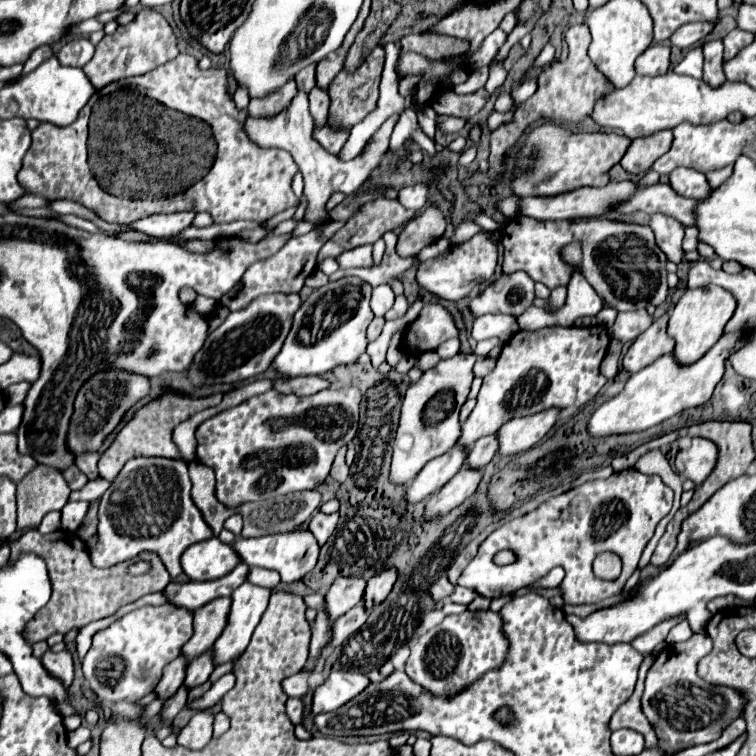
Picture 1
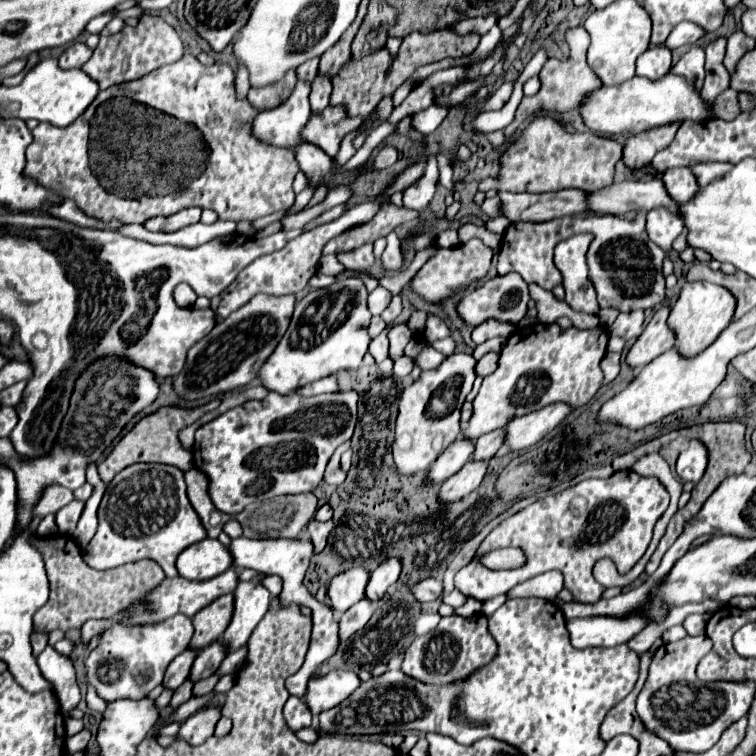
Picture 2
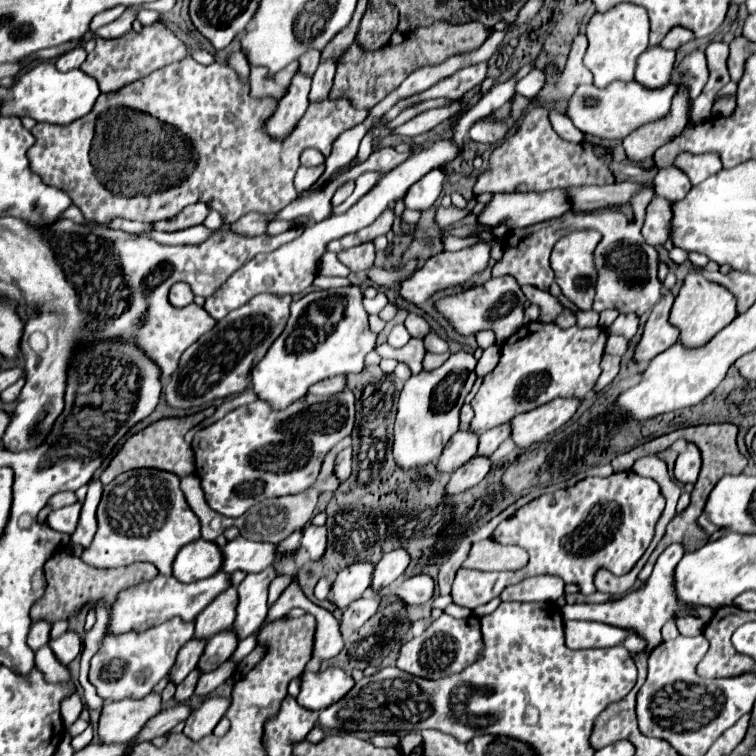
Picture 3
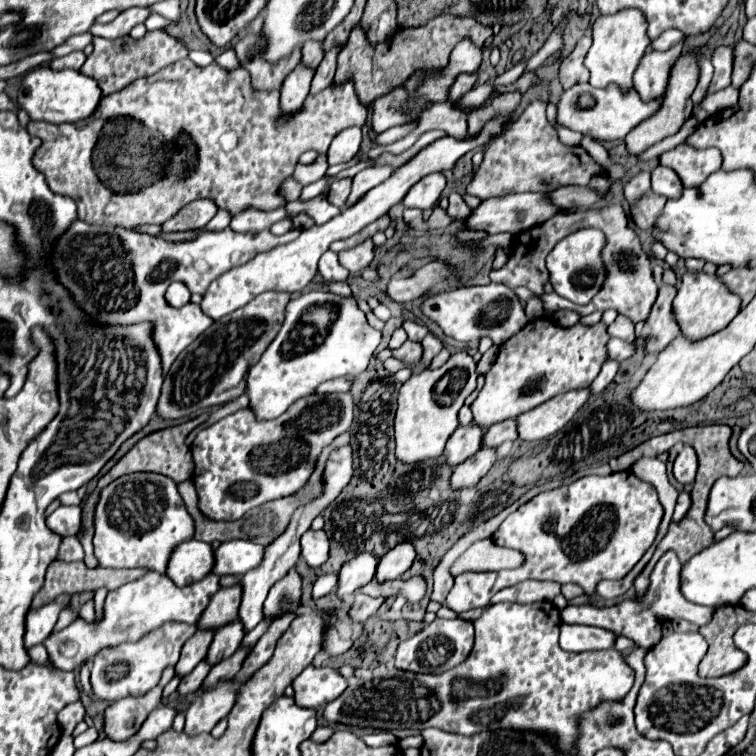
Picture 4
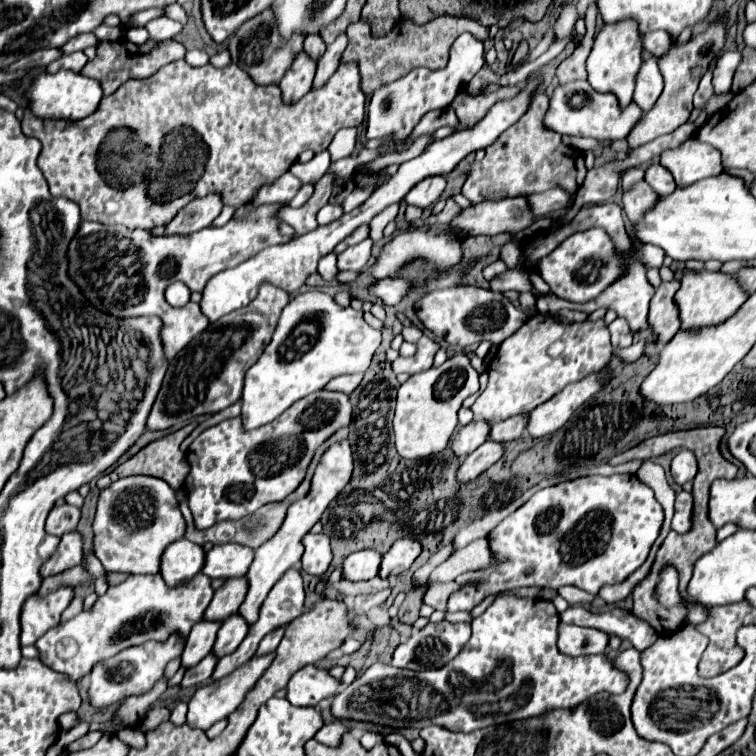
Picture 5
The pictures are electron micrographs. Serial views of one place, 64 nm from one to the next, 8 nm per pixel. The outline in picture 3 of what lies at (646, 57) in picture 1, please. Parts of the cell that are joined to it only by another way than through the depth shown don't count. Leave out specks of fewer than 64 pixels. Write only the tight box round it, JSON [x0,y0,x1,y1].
[636,46,674,88]

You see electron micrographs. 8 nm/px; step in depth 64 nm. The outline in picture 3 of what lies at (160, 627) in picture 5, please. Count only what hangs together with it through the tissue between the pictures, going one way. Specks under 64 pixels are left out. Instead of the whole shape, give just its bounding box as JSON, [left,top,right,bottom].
[50,572,232,666]

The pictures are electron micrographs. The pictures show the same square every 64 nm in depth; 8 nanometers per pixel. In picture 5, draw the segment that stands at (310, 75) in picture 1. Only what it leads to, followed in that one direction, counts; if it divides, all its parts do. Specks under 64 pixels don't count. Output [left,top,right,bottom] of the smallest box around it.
[304,34,326,62]

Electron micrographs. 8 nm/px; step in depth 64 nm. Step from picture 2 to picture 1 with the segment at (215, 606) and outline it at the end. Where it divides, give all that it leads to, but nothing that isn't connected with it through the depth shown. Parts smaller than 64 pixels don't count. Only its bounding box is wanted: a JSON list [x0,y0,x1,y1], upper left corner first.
[182,598,230,662]

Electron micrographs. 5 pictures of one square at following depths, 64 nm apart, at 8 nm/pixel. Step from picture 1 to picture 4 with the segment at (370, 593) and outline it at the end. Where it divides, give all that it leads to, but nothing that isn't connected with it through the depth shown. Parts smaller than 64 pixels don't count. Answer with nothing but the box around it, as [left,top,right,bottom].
[376,542,414,582]

